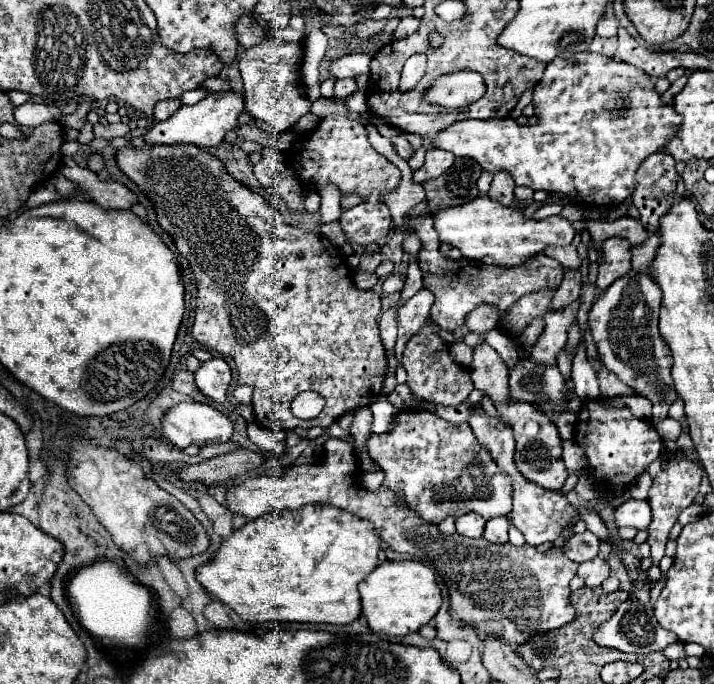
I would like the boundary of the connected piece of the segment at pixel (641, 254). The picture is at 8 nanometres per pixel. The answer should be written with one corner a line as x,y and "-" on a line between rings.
651,234
645,244
633,246
633,268
649,272
649,264
655,260
655,254
657,254
659,246
661,246
661,240
655,234

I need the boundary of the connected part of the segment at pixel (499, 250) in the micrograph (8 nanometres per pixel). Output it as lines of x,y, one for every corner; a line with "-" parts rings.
481,196
475,198
475,202
467,202
467,206
439,210
439,214
433,214
433,220
435,220
435,230
439,234
439,240
457,246
463,258
479,260
503,268
521,266
529,258
543,254
547,246
567,246
575,236
571,222
561,216
533,220
533,218
525,218
523,210
519,208
509,208

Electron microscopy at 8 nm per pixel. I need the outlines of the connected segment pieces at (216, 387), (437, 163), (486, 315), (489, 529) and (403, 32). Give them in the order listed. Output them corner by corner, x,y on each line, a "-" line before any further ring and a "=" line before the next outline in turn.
211,358
207,362
201,364
201,368
195,372
195,384
197,388
213,398
219,404
227,404
227,388
231,382
231,368
227,366
227,362
223,358
=
427,148
427,156
425,156
425,164
413,174
413,182
425,182
425,180
433,180
439,178
449,166
453,166
455,156
447,150
439,150
439,148
=
479,306
479,310
475,310
475,314
471,314
471,318
467,318
467,328
471,332
487,332
495,328
499,314
495,314
495,310
487,310
487,306
=
497,516
487,520
483,538
489,542
507,542
507,530
509,530
509,520
505,516
=
409,16
409,18
403,18
401,22
399,22
399,26
397,26
397,30
395,30
395,34
393,34
393,38
407,38
409,34
413,34
415,30
419,28
419,20
415,18
415,16

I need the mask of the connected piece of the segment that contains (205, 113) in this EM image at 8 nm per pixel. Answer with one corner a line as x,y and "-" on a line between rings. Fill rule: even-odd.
217,92
207,96
205,100
193,104
193,106
181,106
169,120
157,122
145,136
143,140
151,146
155,144
165,144
165,146
181,146
181,144
191,144
197,148
209,148
209,146
219,146
225,138
225,134
237,124
239,114
245,110
243,106
243,96
237,96
235,92

